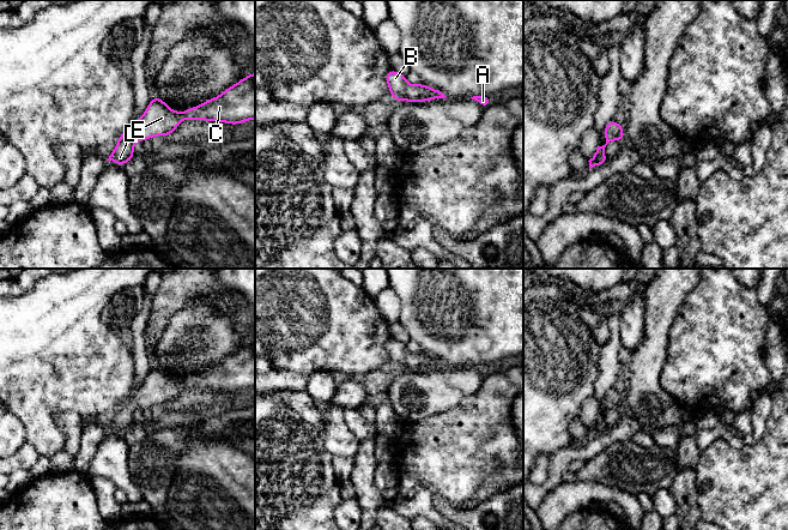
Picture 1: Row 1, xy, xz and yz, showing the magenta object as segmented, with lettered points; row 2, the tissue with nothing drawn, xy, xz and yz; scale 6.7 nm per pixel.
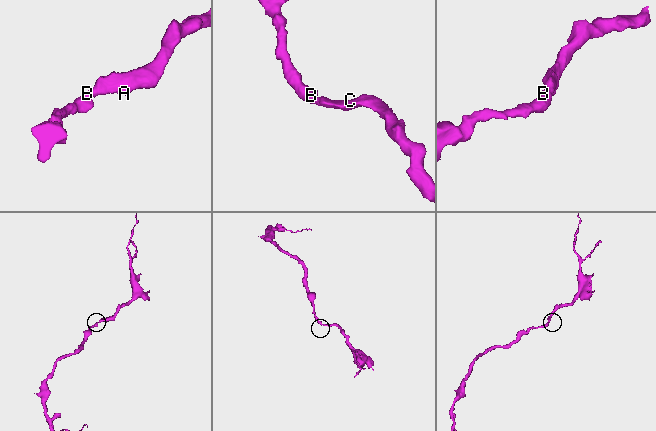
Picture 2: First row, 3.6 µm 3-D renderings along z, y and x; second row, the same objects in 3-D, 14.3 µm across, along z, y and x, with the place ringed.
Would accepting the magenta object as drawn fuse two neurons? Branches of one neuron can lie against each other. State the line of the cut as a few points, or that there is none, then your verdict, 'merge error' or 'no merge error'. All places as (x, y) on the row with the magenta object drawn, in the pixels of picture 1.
no cut | no merge error

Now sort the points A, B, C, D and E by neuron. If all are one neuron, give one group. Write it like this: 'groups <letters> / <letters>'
groups A B C D E

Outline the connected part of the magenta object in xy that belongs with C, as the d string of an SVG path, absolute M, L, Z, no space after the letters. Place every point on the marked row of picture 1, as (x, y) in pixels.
M255 72L244 77L235 85L226 89L222 95L207 100L206 102L189 108L182 113L170 109L159 97L153 97L145 113L137 124L132 124L120 137L119 141L107 161L115 164L126 164L134 157L133 146L138 140L147 140L154 135L170 135L181 124L182 119L194 121L196 119L205 121L220 121L231 125L238 125L255 119Z

